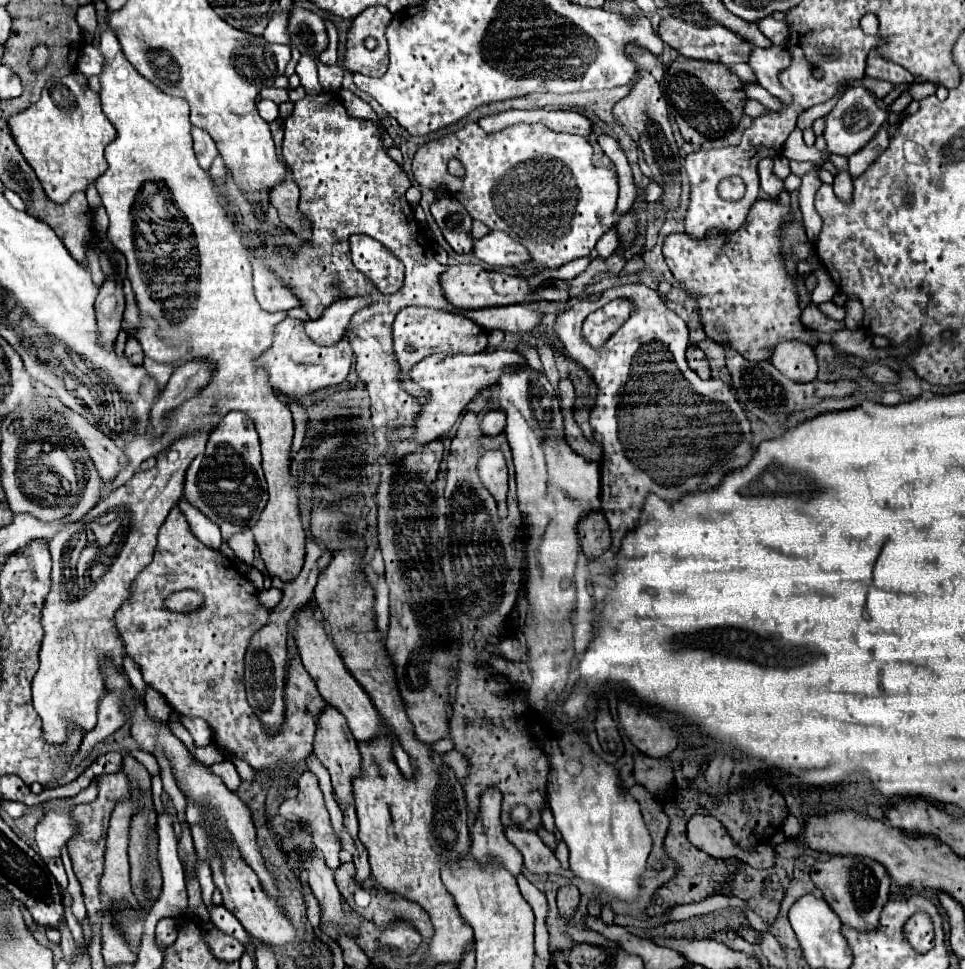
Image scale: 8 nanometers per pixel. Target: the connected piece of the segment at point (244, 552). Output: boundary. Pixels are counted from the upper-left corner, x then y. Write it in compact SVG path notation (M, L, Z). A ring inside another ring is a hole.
M250 530L235 534L232 536L232 538L229 539L228 544L234 551L234 554L237 558L246 564L252 565L254 560L256 542L254 535Z

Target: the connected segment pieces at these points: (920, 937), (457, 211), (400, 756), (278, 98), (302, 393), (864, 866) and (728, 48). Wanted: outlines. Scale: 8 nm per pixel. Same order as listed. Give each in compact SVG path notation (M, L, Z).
M916 912L908 922L906 922L906 938L918 952L928 952L934 948L934 926L930 916L926 912Z
M440 198L432 204L432 216L440 226L446 242L458 254L472 252L474 238L472 238L472 216L468 210L454 198Z
M396 746L396 748L394 748L394 758L396 758L396 764L398 764L398 768L402 770L402 774L404 774L406 778L410 778L412 772L414 772L412 762L410 762L410 756L408 756L400 746Z
M266 88L266 90L262 90L260 94L262 94L262 98L274 100L276 104L282 104L282 102L288 102L288 100L290 100L290 98L288 98L288 92L286 92L284 88Z
M286 318L284 322L280 322L274 330L272 348L258 358L258 364L264 364L266 370L270 372L270 384L278 388L284 398L292 398L292 400L312 396L322 388L330 388L344 382L350 372L352 356L354 356L346 332L338 344L318 346L314 344L314 340L310 340L310 336L306 336L302 324L304 322L296 318Z
M830 856L826 862L816 862L810 876L844 924L858 930L874 930L878 926L878 918L888 900L890 888L890 876L882 864L862 856Z
M662 18L658 24L658 36L664 40L666 46L678 50L682 56L686 58L696 58L696 60L710 60L710 62L722 62L726 66L738 64L738 62L748 62L750 52L754 50L754 46L744 40L740 34L726 30L722 24L714 24L714 26L706 26L706 28L698 28L694 24L682 22L680 18Z

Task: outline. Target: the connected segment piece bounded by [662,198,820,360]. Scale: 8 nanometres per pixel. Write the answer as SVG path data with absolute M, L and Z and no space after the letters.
M756 200L750 208L746 224L736 232L710 232L702 240L684 234L670 234L664 240L664 258L674 274L674 278L682 284L688 294L694 294L698 304L698 320L702 330L710 340L722 346L730 346L732 350L740 352L746 360L768 360L778 342L786 340L800 340L812 348L818 346L818 336L806 328L800 320L802 308L796 294L796 282L790 278L784 258L782 258L782 244L780 236L786 222L794 222L790 200Z

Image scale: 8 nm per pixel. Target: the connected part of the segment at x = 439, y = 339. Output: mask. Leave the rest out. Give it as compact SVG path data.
M418 306L402 308L396 316L396 320L394 320L392 334L394 334L396 358L398 358L400 370L404 374L402 386L416 396L424 396L424 392L406 376L408 376L410 368L414 364L418 364L422 358L436 354L436 352L452 352L452 344L484 344L484 350L488 346L488 330L486 328L480 328L478 324L474 324L472 320L468 320L460 314L440 312L440 310L434 310L434 308L418 308Z

